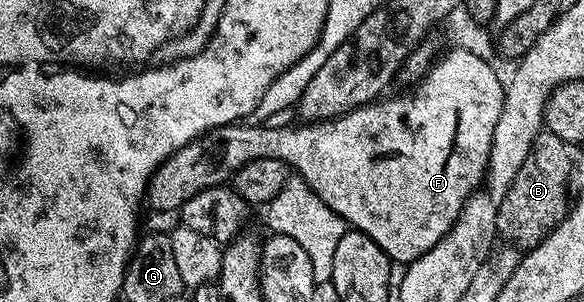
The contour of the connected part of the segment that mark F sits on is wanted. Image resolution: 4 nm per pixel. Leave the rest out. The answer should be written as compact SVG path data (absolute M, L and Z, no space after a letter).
M452 48L446 52L448 53L445 56L443 53L433 63L423 80L413 87L416 89L409 96L389 95L387 98L381 98L371 104L363 104L361 108L355 108L354 111L347 112L344 116L335 116L332 120L301 123L299 125L301 128L272 128L273 126L262 124L246 126L242 122L237 122L224 124L221 128L210 129L203 136L198 136L186 146L179 148L169 160L162 162L162 166L152 175L148 183L147 207L152 207L156 212L175 213L187 200L194 198L194 194L202 194L202 190L207 188L218 188L227 185L235 177L236 172L242 166L250 163L251 160L274 158L275 160L281 160L283 164L287 164L289 169L294 170L295 175L300 176L307 182L310 190L314 190L314 194L318 194L318 198L322 198L322 202L326 202L326 206L330 206L330 210L334 210L344 219L345 225L351 226L355 231L366 234L374 242L378 242L378 246L382 246L382 250L388 255L389 260L393 262L401 260L401 265L404 266L411 264L419 256L431 250L452 229L452 223L464 208L465 200L472 195L474 190L481 187L482 173L487 169L490 146L494 138L494 126L498 126L498 114L502 114L502 106L504 105L505 81L503 79L500 81L499 74L487 64L488 60L485 57L468 53L466 49L462 48Z

